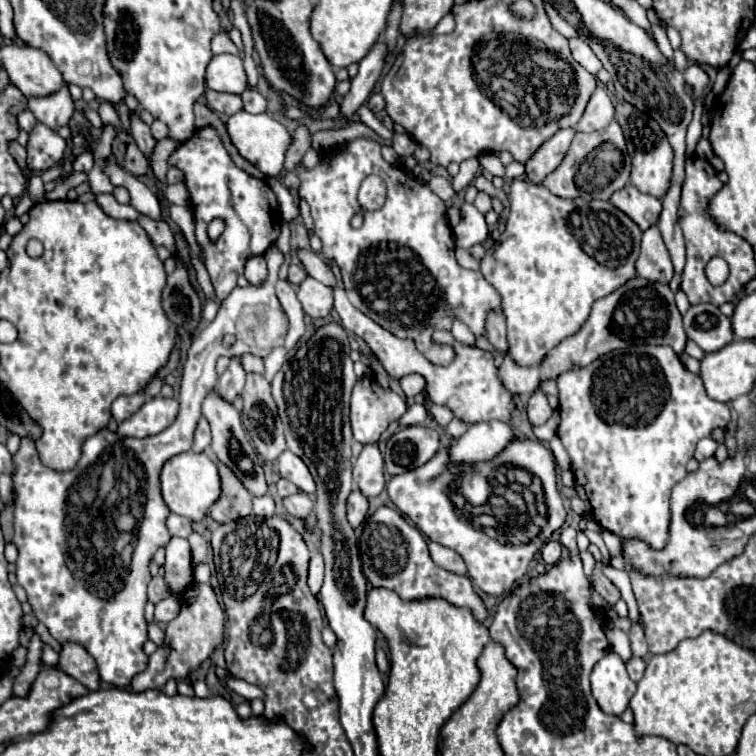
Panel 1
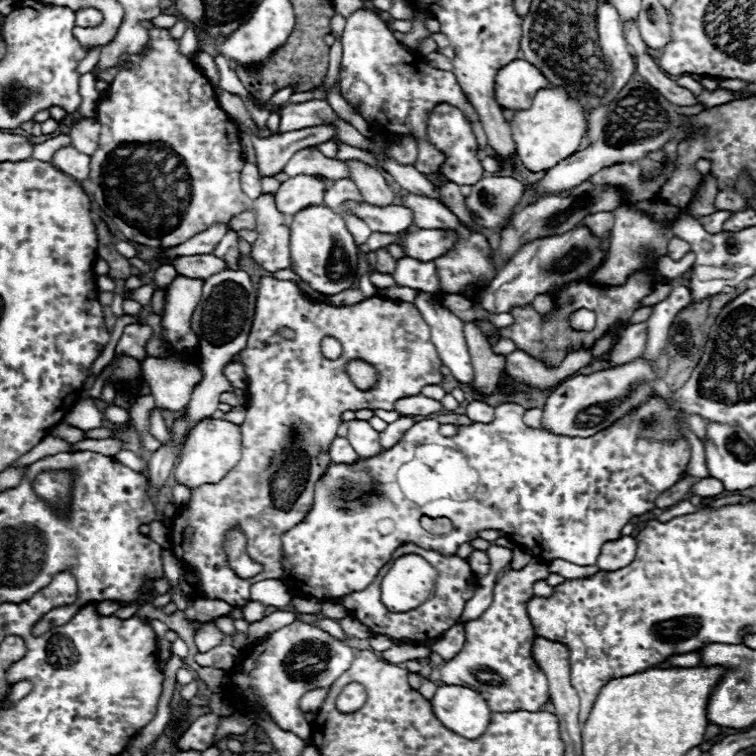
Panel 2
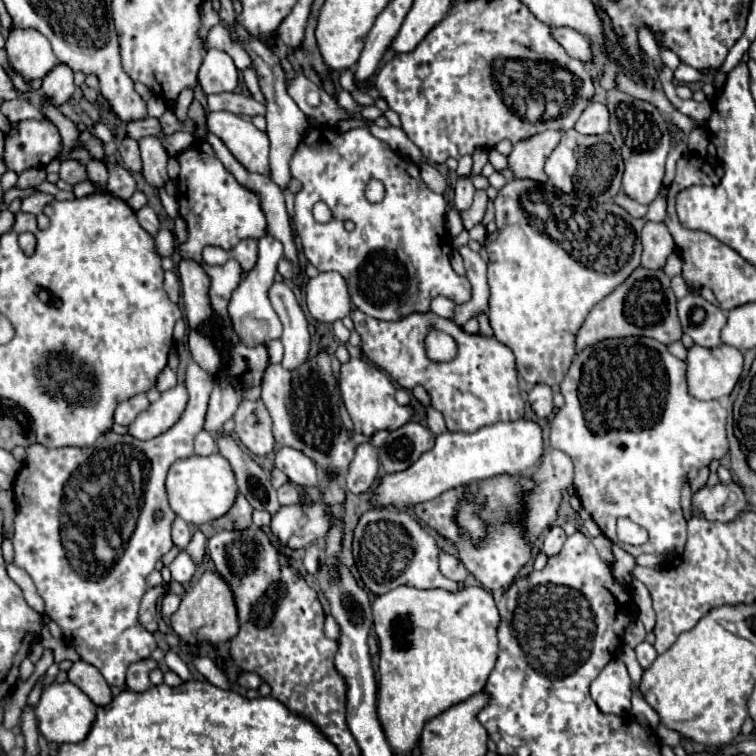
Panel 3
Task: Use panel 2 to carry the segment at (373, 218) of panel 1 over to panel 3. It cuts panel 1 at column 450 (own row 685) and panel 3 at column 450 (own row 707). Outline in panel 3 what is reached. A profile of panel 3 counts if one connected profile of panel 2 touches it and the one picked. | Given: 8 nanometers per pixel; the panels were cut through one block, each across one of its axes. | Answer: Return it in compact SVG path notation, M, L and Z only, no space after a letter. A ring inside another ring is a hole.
M310 128L304 140L298 144L292 160L290 172L302 182L302 190L294 200L294 218L292 226L302 240L304 254L320 272L336 270L348 282L348 292L352 304L364 314L396 322L408 314L430 312L430 302L436 296L446 296L452 302L470 300L470 282L466 276L460 276L450 266L450 236L446 230L446 200L442 194L432 192L420 178L416 164L398 156L386 142L378 140L366 128L354 128L340 134L336 128ZM364 176L374 176L386 184L386 200L380 204L370 204L364 198ZM316 202L326 202L332 210L332 220L318 224L312 216L312 206ZM352 220L356 228L346 232L344 222Z

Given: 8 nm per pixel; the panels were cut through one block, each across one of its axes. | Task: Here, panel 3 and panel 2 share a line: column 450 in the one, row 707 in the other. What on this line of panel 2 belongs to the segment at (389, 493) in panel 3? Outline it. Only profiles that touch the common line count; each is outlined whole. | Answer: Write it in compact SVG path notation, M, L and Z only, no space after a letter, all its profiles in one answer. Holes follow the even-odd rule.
M438 686L432 698L432 712L444 728L458 736L474 740L486 732L492 710L486 700L466 686Z

